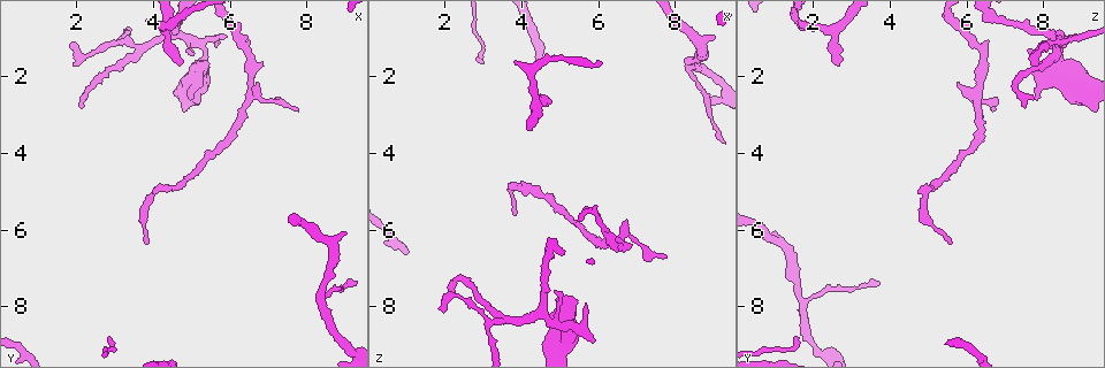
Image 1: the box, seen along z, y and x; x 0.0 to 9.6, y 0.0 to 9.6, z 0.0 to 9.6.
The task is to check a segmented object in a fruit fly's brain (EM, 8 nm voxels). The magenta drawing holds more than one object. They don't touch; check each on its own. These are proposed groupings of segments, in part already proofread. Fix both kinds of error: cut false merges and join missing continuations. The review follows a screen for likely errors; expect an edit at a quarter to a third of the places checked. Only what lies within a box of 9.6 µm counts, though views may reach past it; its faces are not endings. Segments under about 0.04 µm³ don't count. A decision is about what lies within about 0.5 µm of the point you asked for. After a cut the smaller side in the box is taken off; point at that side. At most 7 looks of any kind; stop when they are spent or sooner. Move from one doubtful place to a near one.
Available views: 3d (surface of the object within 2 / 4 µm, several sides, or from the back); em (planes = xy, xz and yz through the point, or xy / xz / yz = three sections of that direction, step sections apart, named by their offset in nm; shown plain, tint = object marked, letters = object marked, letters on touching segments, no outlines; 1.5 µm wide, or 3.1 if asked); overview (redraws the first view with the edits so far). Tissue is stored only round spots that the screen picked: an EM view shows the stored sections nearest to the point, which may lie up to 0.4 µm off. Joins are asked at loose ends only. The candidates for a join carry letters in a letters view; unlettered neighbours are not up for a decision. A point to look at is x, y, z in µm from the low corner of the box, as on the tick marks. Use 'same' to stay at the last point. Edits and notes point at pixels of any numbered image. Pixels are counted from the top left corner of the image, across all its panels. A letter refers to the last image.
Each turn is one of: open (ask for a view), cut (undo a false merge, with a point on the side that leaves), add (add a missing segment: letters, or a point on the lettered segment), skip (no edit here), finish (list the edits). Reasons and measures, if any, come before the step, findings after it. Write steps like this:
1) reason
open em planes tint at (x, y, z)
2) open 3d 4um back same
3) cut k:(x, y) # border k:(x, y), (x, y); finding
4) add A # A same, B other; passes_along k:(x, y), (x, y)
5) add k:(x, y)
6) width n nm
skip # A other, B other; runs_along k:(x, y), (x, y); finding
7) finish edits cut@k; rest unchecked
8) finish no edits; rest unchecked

free end
open 3d 4um at (5.90, 0.95, 8.90)

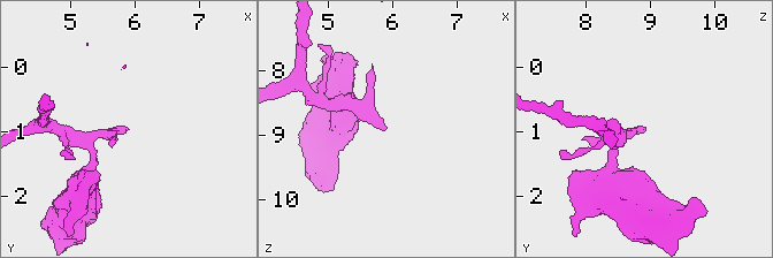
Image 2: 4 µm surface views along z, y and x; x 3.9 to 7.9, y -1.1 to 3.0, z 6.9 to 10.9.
open em planes letters at (5.90, 0.95, 8.90)

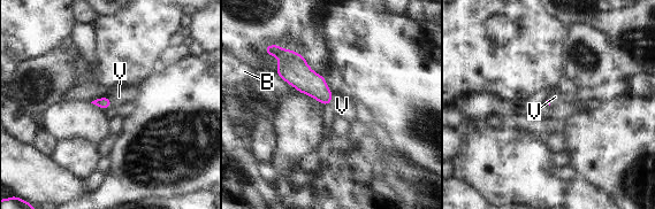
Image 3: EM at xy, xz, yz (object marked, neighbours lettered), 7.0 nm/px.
longest_contact V 80 nm
add 3:(342, 106) # B other, V same; the cell continues

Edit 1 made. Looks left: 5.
arms part here
open 3d 4um back at (3.80, 1.25, 8.45)

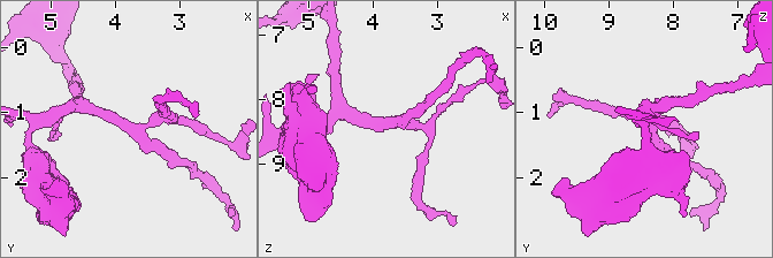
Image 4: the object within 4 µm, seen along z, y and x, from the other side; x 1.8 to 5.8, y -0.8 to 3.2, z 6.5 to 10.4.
now the EM
open em planes tint at (3.70, 1.25, 8.35)

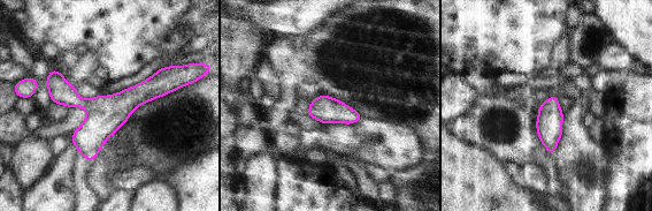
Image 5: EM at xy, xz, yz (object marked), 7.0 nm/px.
open em planes letters same

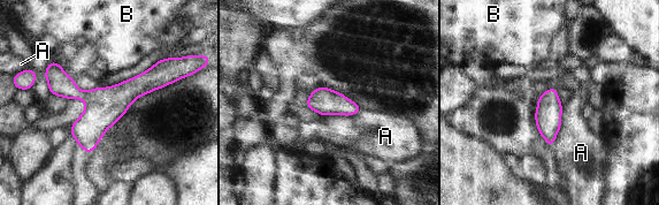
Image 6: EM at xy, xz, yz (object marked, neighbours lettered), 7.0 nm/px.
skip # A other, B other; continuous, no second cell

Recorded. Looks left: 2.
free end
open 3d 4um back at (4.75, 1.70, 2.70)

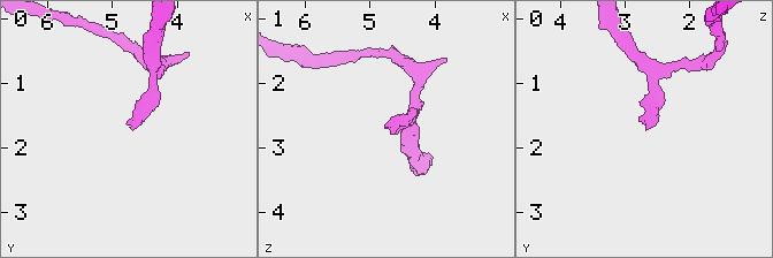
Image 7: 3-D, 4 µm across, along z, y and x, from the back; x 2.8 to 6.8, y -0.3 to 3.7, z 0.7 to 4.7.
open em planes letters at (4.70, 1.70, 2.65)

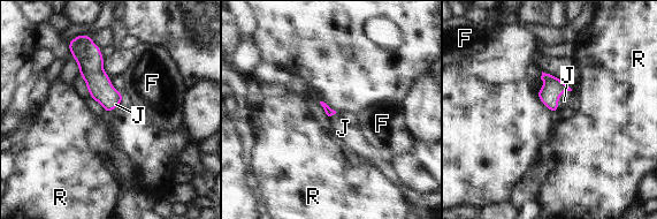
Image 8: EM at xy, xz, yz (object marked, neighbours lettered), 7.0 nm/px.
add 8:(564, 100) # F other, J same, R other; passes_along 8:(549, 95), (559, 96), (564, 100); the cell continues

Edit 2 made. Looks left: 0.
finish edits add@3, add@8; rest unchecked

